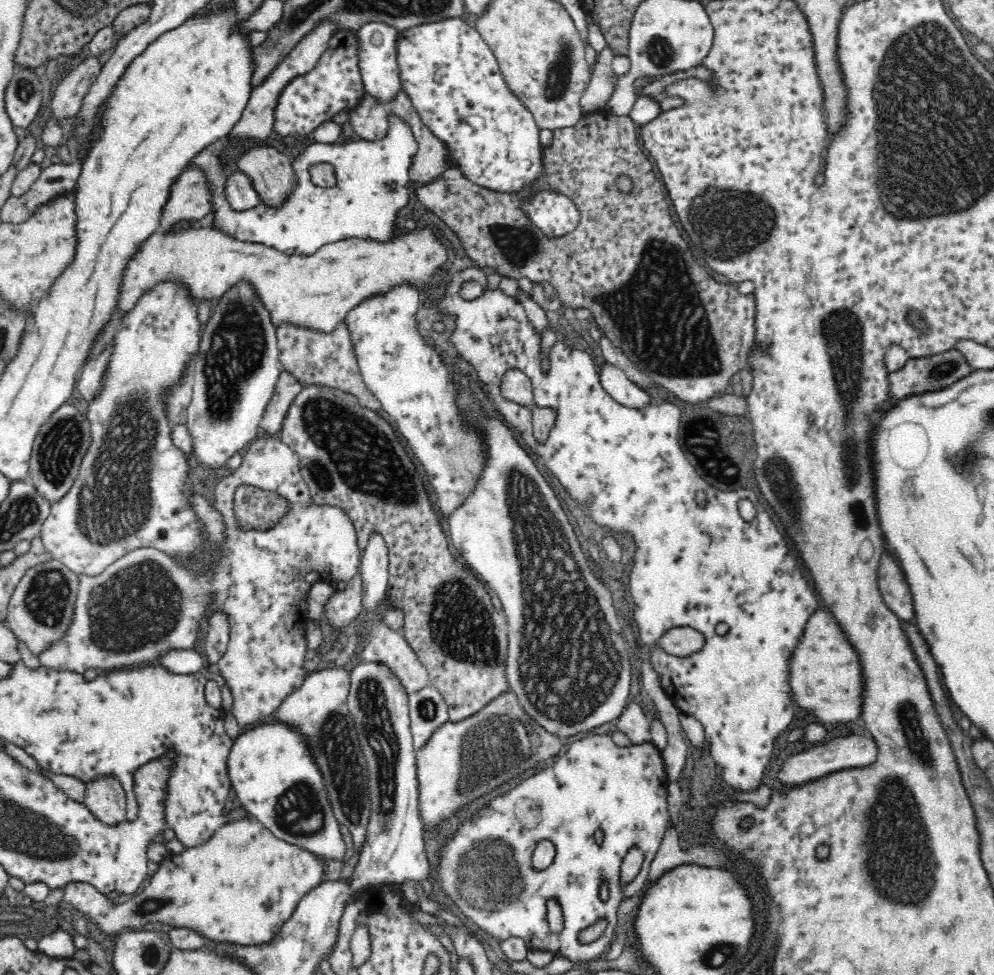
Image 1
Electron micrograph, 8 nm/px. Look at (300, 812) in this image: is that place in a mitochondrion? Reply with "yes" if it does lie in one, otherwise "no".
yes

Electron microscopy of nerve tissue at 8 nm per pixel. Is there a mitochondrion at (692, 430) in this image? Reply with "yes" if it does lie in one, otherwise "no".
no

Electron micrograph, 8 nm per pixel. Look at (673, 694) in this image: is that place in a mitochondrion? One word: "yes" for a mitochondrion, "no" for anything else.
no

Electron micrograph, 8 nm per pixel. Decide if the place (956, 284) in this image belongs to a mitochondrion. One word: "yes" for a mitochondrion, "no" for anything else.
no

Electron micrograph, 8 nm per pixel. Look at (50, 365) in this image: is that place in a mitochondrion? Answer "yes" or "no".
no

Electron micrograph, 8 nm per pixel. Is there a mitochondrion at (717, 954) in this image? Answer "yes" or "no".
yes

